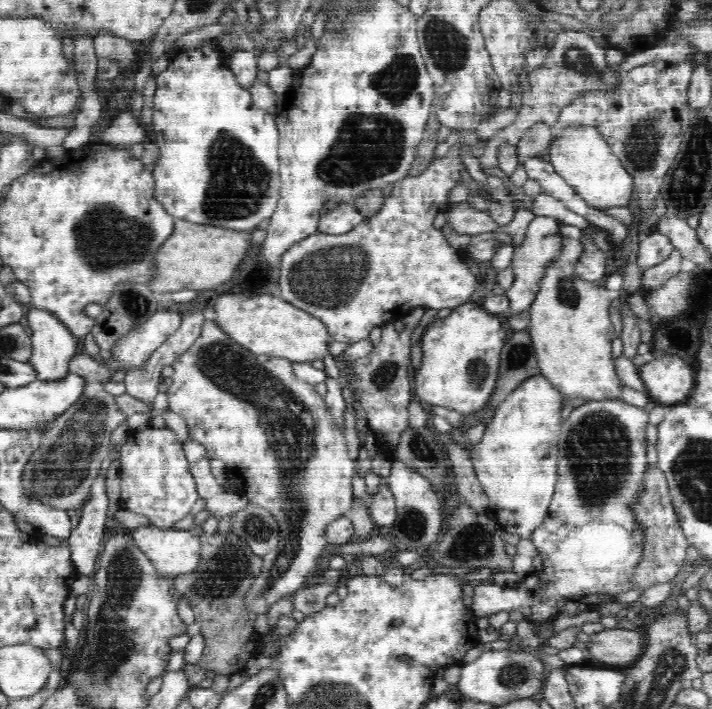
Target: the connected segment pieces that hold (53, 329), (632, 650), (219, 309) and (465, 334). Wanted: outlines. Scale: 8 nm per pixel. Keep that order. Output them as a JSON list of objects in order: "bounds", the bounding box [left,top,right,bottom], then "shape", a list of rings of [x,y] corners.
[{"bounds":[23,307,78,383],"shape":[[[36,307],[26,309],[23,323],[32,330],[33,352],[29,363],[36,370],[38,381],[54,383],[68,378],[70,373],[68,370],[69,363],[77,355],[76,352],[78,352],[78,339],[47,310],[40,310]]]},{"bounds":[585,628,647,668],"shape":[[[619,628],[594,633],[585,644],[586,653],[590,651],[592,659],[606,664],[620,664],[620,668],[639,660],[647,646],[646,638],[640,632]]]},{"bounds":[214,294,330,363],"shape":[[[228,294],[216,302],[214,312],[216,325],[220,325],[233,341],[254,354],[269,354],[291,360],[293,363],[310,363],[330,356],[330,334],[324,321],[288,303],[280,296],[260,294],[246,298],[240,294]]]},{"bounds":[411,302,506,414],"shape":[[[466,302],[457,306],[444,318],[435,318],[426,328],[422,340],[422,362],[417,370],[411,371],[413,392],[420,400],[432,406],[444,406],[460,414],[478,414],[492,398],[498,382],[498,370],[502,347],[506,344],[504,324],[477,302]]]}]

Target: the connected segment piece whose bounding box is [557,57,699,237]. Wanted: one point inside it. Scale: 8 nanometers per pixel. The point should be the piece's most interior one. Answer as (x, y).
(644, 121)

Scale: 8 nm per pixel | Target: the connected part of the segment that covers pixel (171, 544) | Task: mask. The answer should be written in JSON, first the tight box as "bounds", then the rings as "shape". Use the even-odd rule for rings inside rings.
{"bounds":[132,526,201,578],"shape":[[[139,526],[132,531],[132,541],[163,576],[175,578],[188,574],[201,561],[200,538],[192,533],[192,529]]]}

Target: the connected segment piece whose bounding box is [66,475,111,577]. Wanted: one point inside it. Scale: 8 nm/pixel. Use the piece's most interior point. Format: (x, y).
(84, 541)

